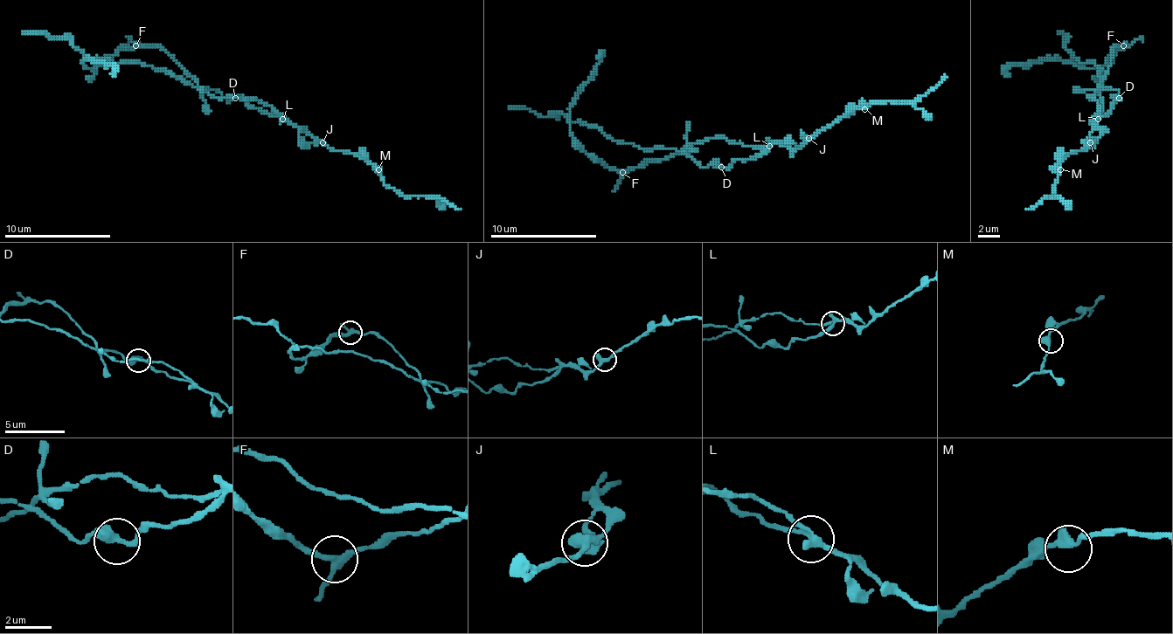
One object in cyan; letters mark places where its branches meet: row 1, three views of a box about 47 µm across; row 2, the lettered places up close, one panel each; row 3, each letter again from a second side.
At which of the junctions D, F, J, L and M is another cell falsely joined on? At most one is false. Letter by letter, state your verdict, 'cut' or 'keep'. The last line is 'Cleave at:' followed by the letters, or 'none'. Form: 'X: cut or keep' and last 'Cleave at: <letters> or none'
D: keep
F: cut
J: keep
L: keep
M: keep
Cleave at: F

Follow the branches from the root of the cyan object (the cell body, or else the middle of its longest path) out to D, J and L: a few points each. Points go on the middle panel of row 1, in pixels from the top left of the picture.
D: (734, 143), (759, 146), (761, 151), (748, 159), (734, 159), (726, 167), (721, 167)
J: (734, 143), (746, 146), (782, 143), (798, 148), (808, 138)
L: (734, 143), (769, 146)

